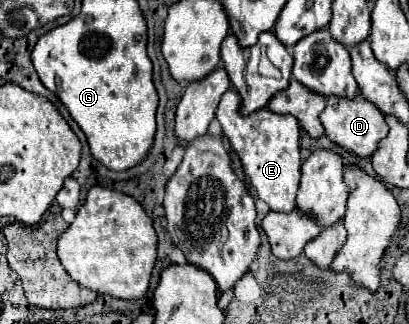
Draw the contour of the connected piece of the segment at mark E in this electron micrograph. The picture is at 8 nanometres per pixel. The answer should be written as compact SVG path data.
M229 88L219 106L217 106L217 120L223 126L223 134L229 138L233 150L239 154L243 162L243 170L249 176L251 184L257 190L257 196L269 204L271 210L291 212L295 208L295 198L299 190L299 168L301 168L301 154L299 154L299 122L289 114L275 114L269 108L255 110L249 116L239 112L237 90Z

